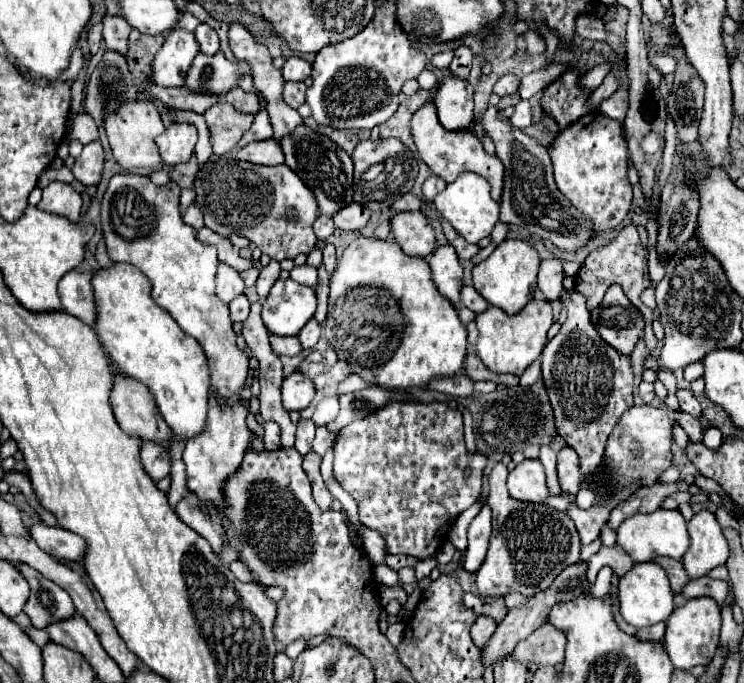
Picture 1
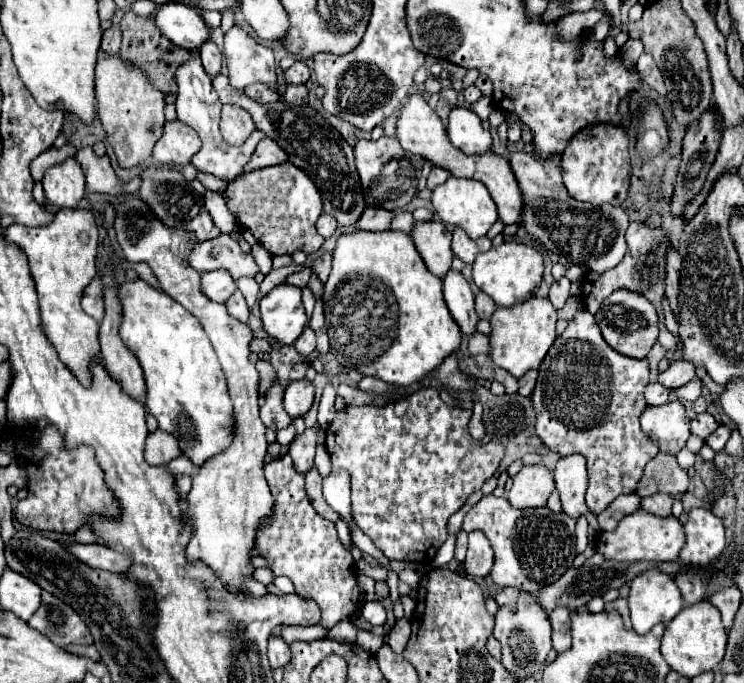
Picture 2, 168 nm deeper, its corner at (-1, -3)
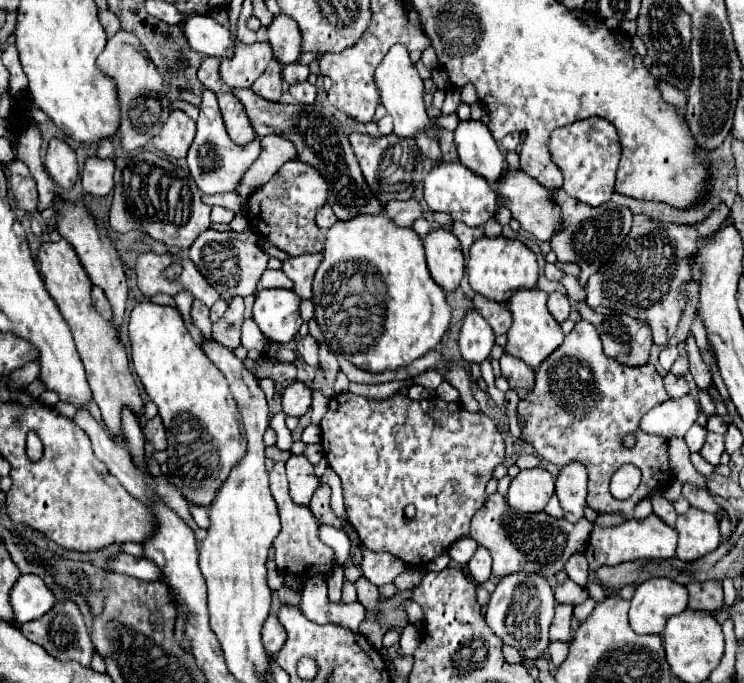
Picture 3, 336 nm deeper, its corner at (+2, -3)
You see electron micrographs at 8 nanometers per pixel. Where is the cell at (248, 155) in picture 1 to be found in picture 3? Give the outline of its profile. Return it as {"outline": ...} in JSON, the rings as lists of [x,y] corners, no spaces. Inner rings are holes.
{"outline":[[[267,135],[261,139],[261,155],[251,165],[251,169],[245,173],[241,187],[237,187],[237,195],[249,197],[253,191],[257,191],[261,185],[265,185],[287,159],[295,159],[297,149],[295,145],[281,137],[281,135]]]}

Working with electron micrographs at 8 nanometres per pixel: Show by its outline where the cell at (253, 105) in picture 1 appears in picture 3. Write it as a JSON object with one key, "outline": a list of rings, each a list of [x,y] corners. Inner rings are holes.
{"outline":[[[271,59],[271,63],[263,71],[263,75],[253,83],[251,89],[267,101],[281,101],[281,93],[283,93],[281,65],[275,59]]]}

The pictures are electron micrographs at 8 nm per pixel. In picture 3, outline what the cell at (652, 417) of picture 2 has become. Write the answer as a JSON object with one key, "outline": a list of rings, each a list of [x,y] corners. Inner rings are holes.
{"outline":[[[683,395],[679,399],[669,399],[645,413],[641,419],[641,429],[645,433],[661,433],[667,439],[683,437],[697,421],[697,415],[697,401],[691,395]]]}

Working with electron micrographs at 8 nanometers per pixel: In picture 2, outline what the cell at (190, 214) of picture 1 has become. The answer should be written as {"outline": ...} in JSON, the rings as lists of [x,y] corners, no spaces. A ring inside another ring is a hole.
{"outline":[[[150,167],[142,173],[142,187],[138,191],[138,195],[142,199],[146,199],[146,203],[150,203],[150,209],[154,209],[154,213],[158,215],[158,219],[162,219],[168,227],[176,227],[176,229],[186,229],[186,231],[194,231],[198,241],[206,241],[212,237],[218,237],[220,231],[214,225],[212,215],[208,213],[208,209],[204,207],[204,199],[200,193],[192,191],[192,187],[188,185],[188,181],[184,179],[182,173],[172,171],[172,169],[158,169],[158,167]]]}

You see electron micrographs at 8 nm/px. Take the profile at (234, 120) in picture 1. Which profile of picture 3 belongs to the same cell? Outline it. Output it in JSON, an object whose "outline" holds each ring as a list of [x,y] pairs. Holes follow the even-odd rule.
{"outline":[[[221,91],[217,95],[221,113],[223,113],[223,121],[227,127],[229,137],[237,143],[237,145],[247,145],[255,139],[255,131],[249,123],[249,117],[245,113],[243,103],[231,93],[231,91]]]}

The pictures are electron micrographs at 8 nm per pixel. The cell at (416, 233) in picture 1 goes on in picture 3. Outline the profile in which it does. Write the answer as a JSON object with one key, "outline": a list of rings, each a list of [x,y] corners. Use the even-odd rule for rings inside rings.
{"outline":[[[437,229],[423,239],[423,245],[433,281],[443,287],[443,291],[455,291],[465,273],[463,251],[455,235],[451,231]]]}

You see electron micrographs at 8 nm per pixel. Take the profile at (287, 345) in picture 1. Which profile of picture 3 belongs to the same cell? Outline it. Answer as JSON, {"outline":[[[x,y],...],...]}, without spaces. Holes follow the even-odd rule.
{"outline":[[[233,299],[217,323],[213,323],[213,339],[227,349],[241,345],[241,323],[243,323],[243,299]]]}

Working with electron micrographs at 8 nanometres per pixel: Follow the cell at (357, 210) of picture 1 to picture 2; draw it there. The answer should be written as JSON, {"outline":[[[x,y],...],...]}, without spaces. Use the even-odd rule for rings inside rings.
{"outline":[[[366,207],[362,217],[358,219],[356,227],[362,231],[386,231],[392,221],[392,213],[380,207]]]}

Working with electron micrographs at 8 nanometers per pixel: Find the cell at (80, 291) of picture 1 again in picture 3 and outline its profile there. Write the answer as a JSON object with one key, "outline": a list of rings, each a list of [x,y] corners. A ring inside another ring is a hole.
{"outline":[[[93,287],[93,305],[95,305],[95,309],[97,309],[97,311],[107,319],[107,321],[111,321],[111,319],[113,319],[111,303],[107,301],[107,297],[105,297],[103,289],[99,289],[99,287]]]}

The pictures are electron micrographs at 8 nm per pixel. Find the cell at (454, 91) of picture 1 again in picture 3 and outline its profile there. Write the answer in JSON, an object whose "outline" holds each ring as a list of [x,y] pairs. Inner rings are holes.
{"outline":[[[463,121],[455,129],[455,145],[459,161],[487,183],[499,181],[503,173],[503,155],[487,125],[481,121]]]}

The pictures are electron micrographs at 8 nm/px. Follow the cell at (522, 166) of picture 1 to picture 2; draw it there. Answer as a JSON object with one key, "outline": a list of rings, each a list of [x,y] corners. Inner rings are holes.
{"outline":[[[524,151],[510,153],[510,167],[516,175],[524,199],[520,225],[530,235],[540,239],[548,251],[564,255],[574,265],[584,265],[592,271],[604,273],[616,267],[628,251],[624,241],[628,215],[622,207],[594,207],[590,203],[576,203],[574,199],[570,199],[562,183],[560,159],[562,155],[550,155],[548,159],[542,159],[540,155]]]}

